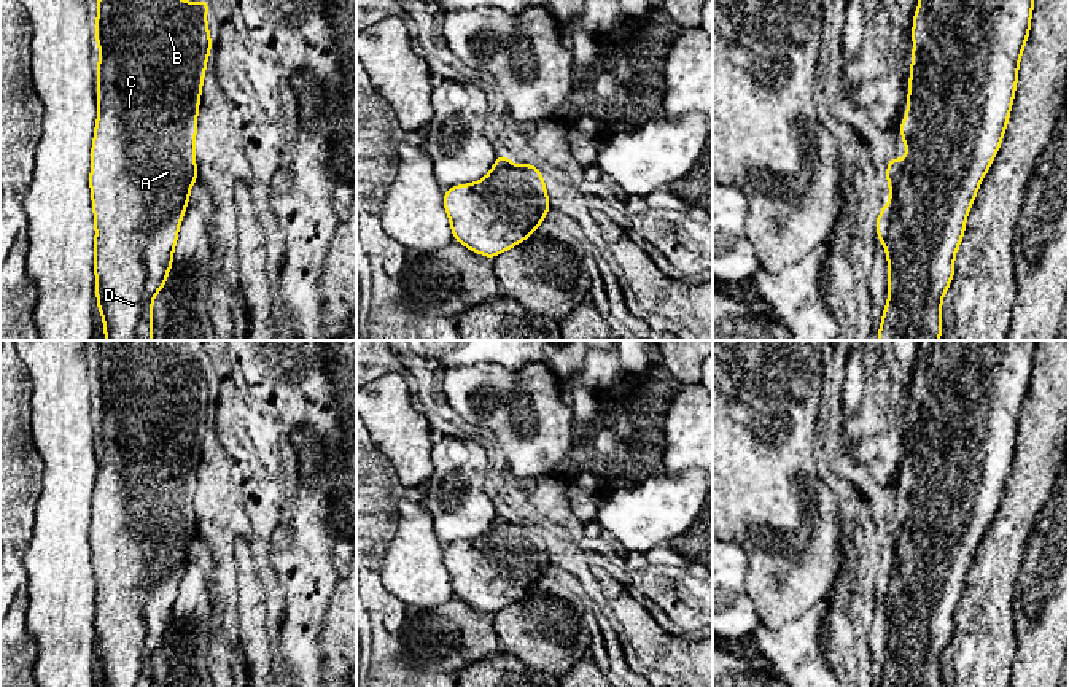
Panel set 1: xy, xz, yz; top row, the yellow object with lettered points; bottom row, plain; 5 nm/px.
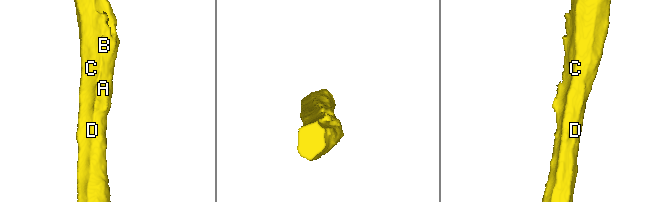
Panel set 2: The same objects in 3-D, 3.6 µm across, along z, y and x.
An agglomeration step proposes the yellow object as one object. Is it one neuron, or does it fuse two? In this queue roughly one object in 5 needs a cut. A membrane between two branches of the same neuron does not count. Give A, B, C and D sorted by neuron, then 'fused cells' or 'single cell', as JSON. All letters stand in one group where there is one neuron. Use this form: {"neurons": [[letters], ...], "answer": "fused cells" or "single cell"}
{"neurons": [["A", "B", "C", "D"]], "answer": "single cell"}

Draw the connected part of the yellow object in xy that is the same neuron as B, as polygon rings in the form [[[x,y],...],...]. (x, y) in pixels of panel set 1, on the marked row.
[[[99,0],[95,43],[100,49],[97,68],[97,105],[99,114],[91,149],[91,196],[95,224],[95,294],[97,309],[103,318],[105,340],[151,340],[153,339],[153,299],[164,288],[173,262],[173,248],[178,239],[178,229],[183,213],[189,204],[189,191],[197,180],[194,140],[197,134],[197,110],[200,105],[200,91],[204,84],[207,56],[212,52],[212,40],[207,27],[208,0],[199,0],[194,6],[189,0]]]

